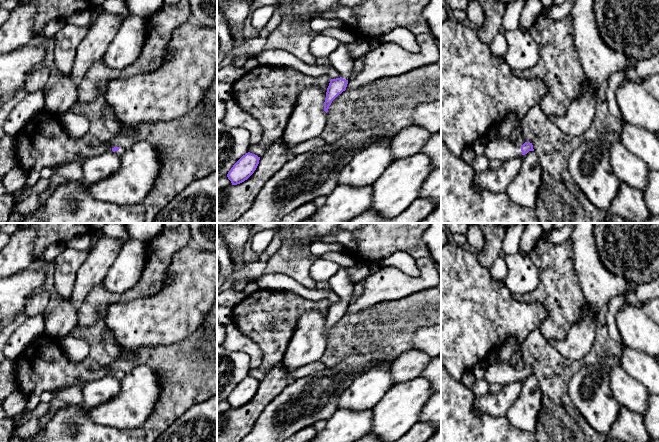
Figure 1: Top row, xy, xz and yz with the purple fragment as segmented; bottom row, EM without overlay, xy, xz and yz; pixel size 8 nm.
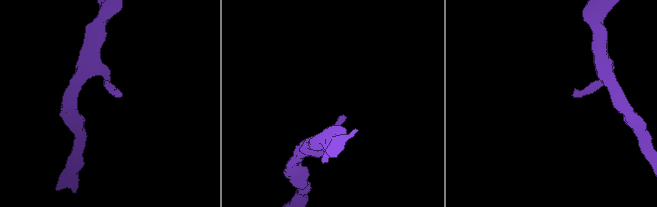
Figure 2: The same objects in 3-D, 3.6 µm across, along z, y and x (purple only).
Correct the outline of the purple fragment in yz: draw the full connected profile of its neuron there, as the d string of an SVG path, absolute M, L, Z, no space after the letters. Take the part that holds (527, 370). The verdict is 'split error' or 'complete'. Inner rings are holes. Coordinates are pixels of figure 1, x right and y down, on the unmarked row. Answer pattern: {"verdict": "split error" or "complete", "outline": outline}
{"verdict": "split error", "outline": "M500 348L493 350L487 359L490 366L485 370L485 379L490 384L499 383L506 386L525 379L529 375L534 375L533 369L530 366L525 366L521 371L518 371L510 363L502 362L499 359L499 351Z"}

